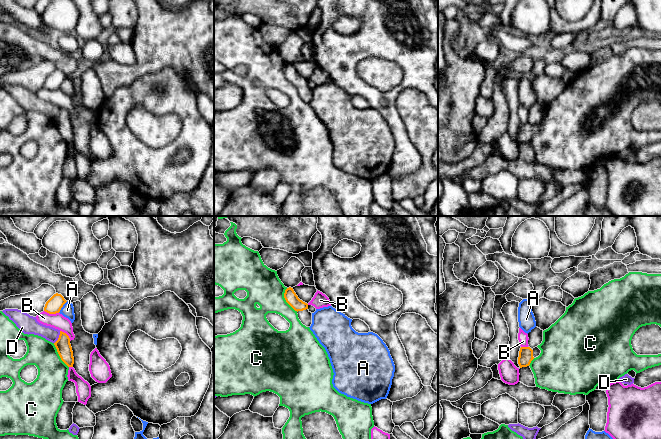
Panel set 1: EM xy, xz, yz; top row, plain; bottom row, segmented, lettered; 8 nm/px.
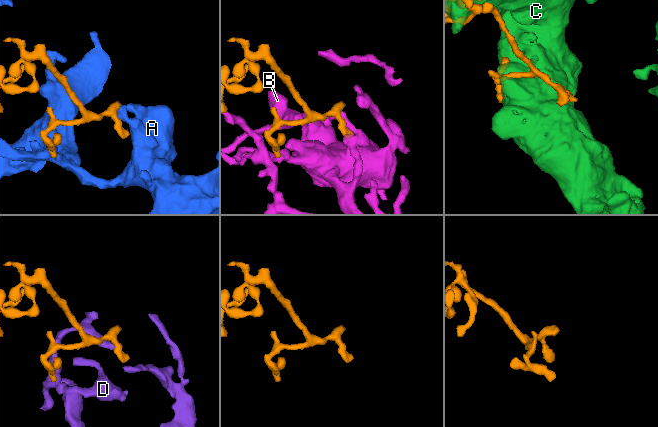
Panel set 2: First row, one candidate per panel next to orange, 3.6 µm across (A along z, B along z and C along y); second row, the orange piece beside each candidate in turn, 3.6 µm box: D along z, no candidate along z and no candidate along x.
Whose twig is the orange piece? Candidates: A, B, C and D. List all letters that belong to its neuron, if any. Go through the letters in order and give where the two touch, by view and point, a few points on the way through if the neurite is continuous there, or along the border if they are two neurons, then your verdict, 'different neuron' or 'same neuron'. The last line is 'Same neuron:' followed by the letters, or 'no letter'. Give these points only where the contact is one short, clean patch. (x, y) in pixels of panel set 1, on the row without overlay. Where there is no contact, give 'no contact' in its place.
A: xy (62, 82) | different neuron
B: xy (51, 89) | different neuron
C: xz (285, 75) | different neuron
D: xy (59, 113) | along xy (60, 107), (59, 113), (54, 119) | different neuron
Same neuron: no letter

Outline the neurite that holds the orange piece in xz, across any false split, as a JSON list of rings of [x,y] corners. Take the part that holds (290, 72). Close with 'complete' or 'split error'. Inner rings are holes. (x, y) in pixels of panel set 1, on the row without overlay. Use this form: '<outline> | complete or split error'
[[[291,63],[285,66],[284,74],[286,78],[297,88],[301,99],[306,103],[310,103],[312,100],[312,89],[308,86],[308,80],[300,76]]] | split error

